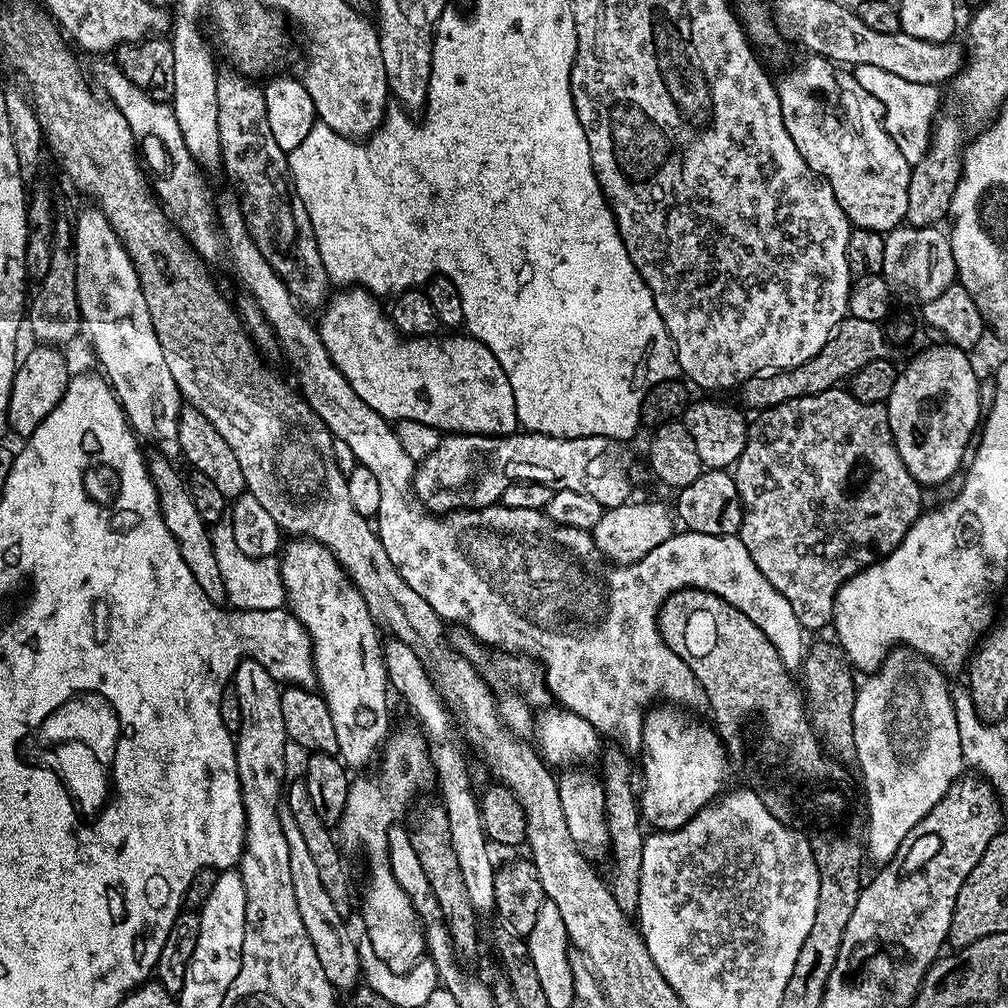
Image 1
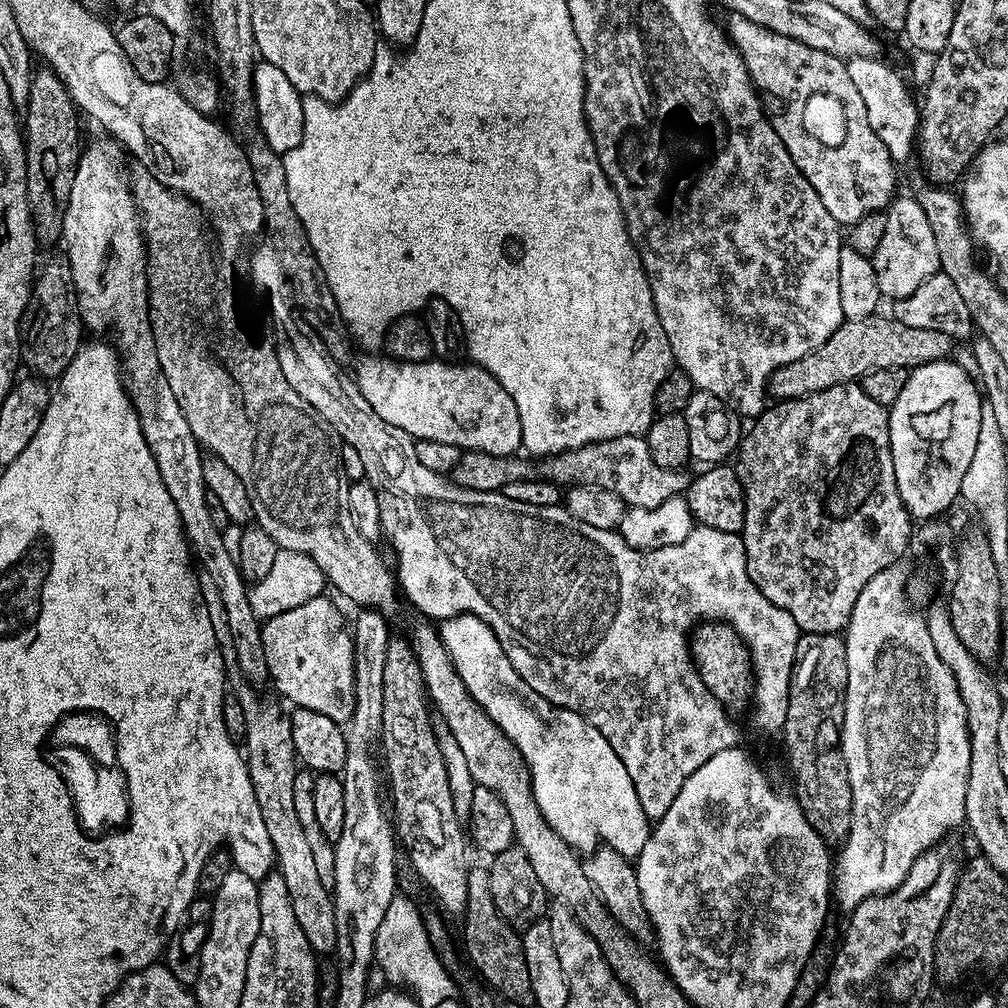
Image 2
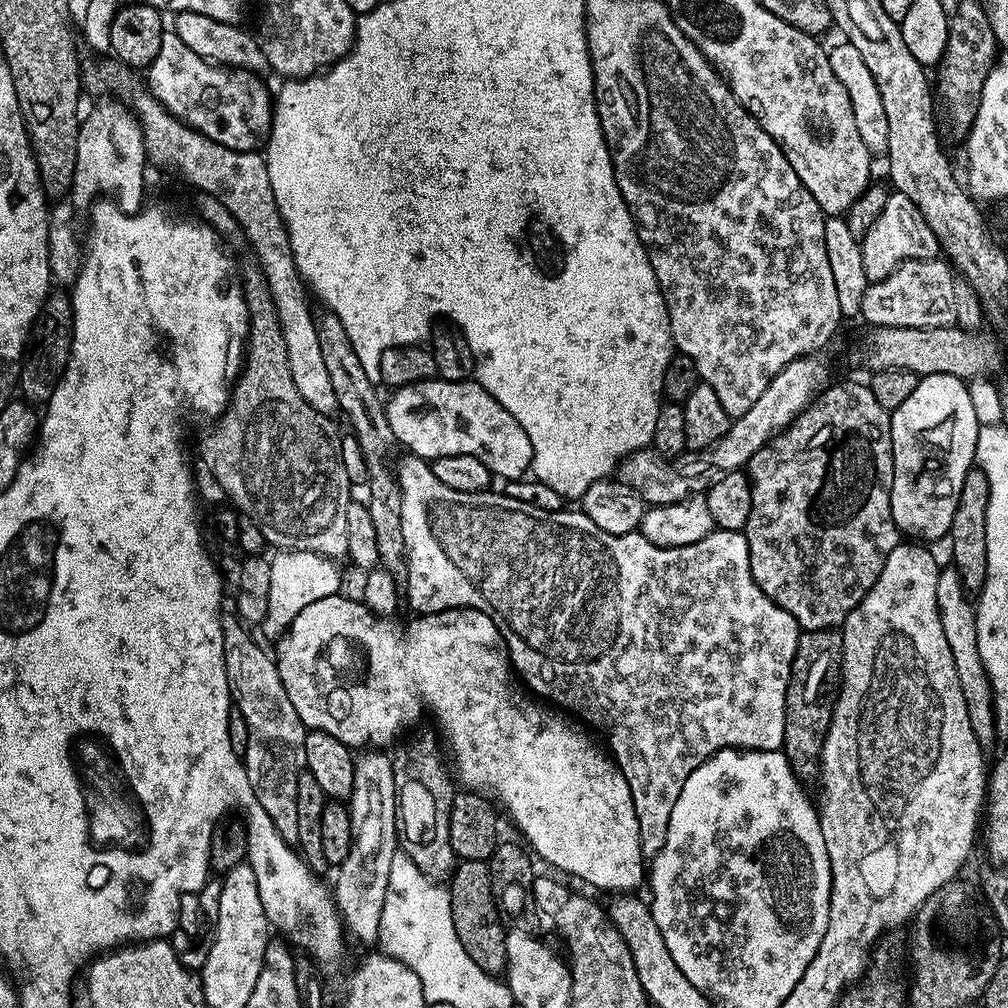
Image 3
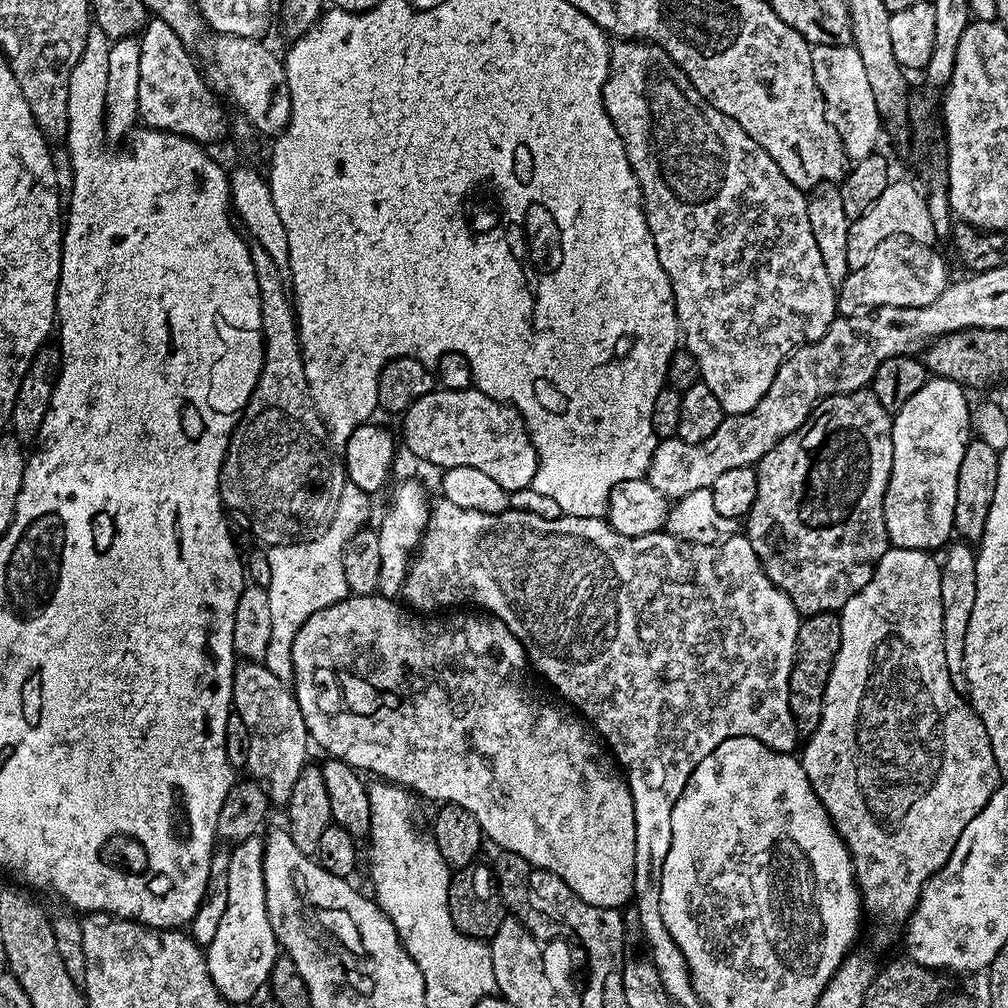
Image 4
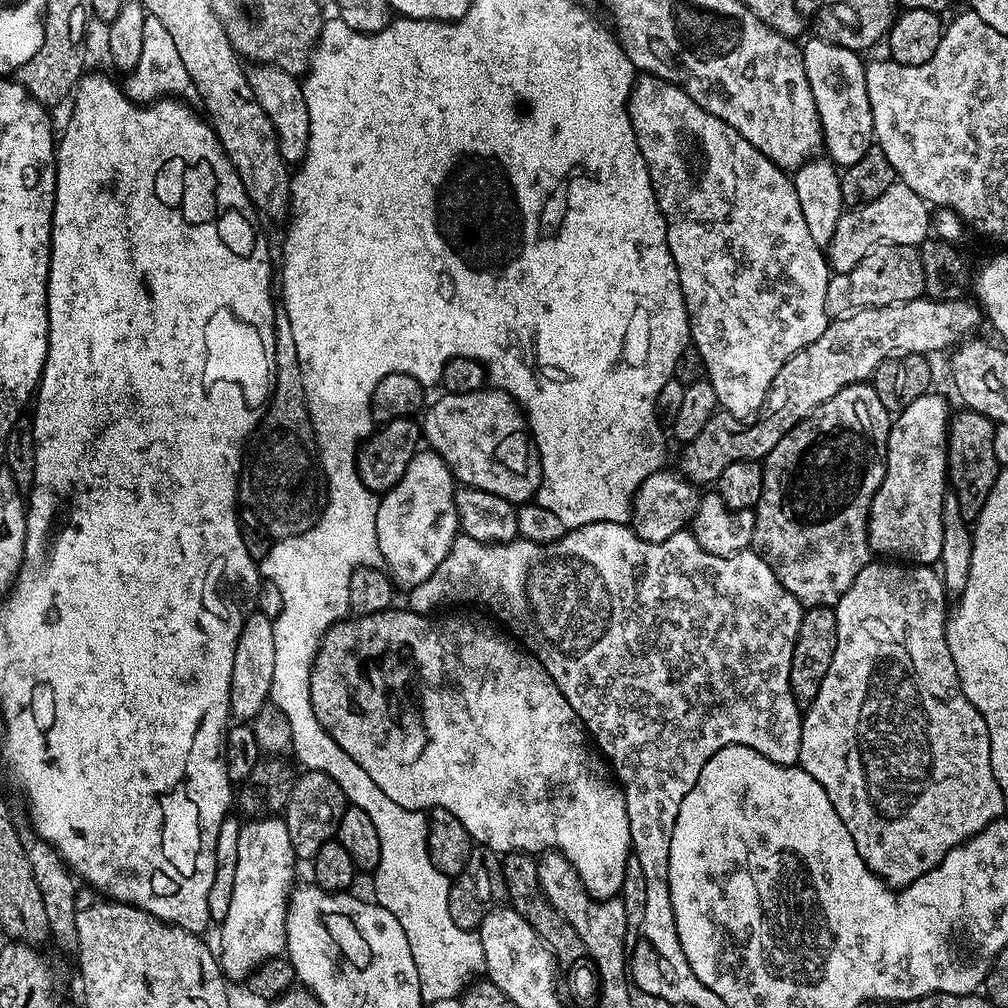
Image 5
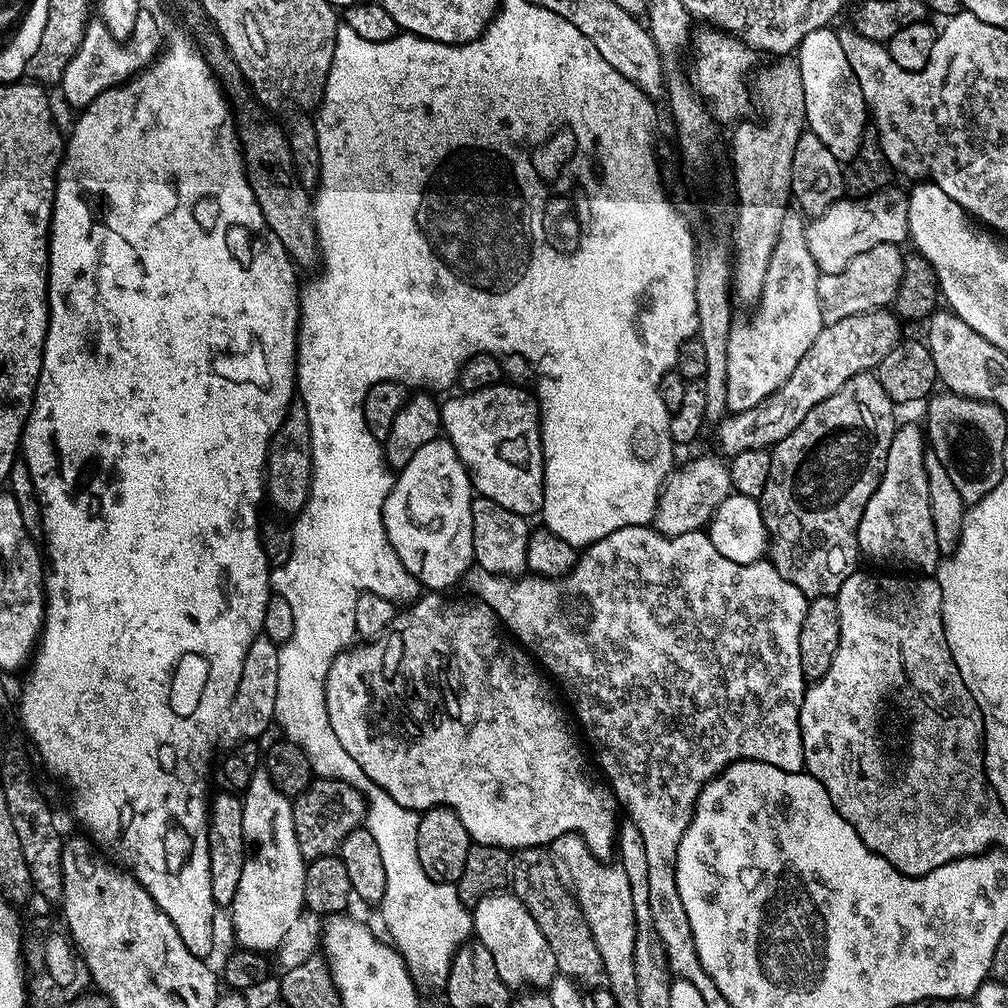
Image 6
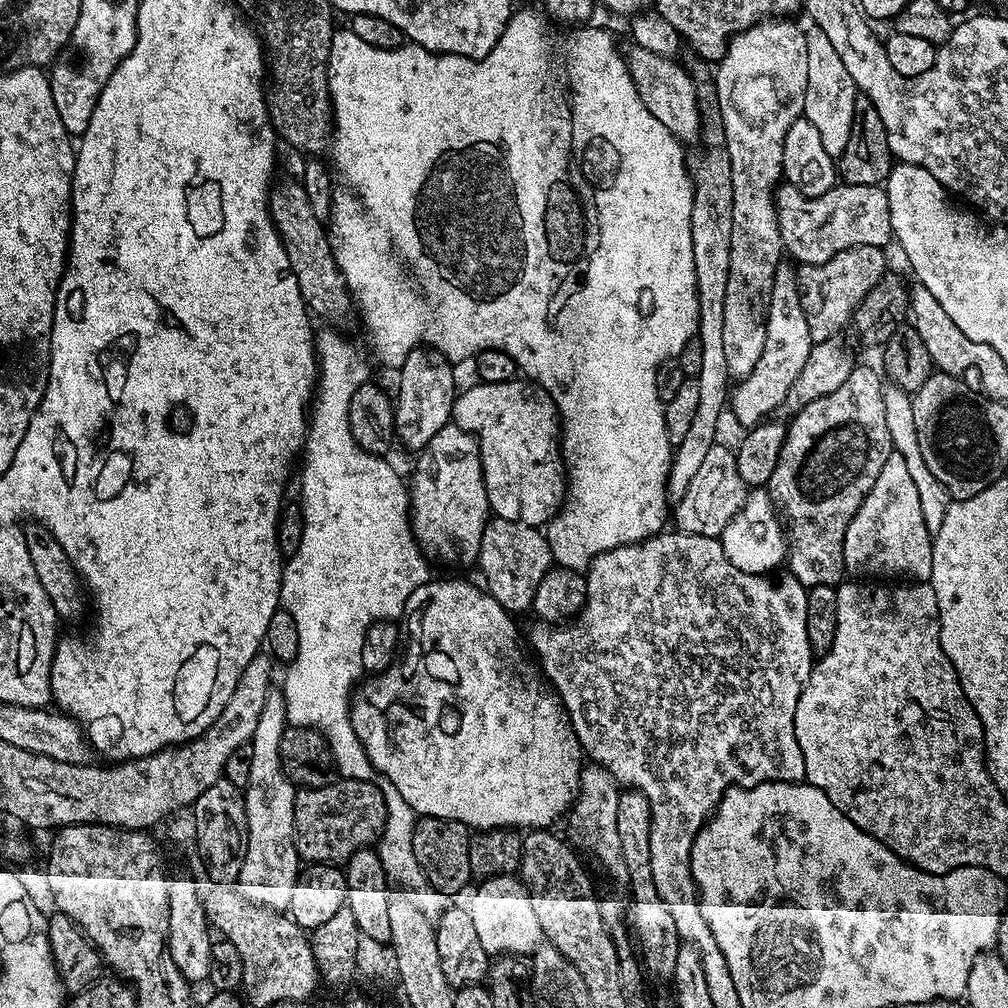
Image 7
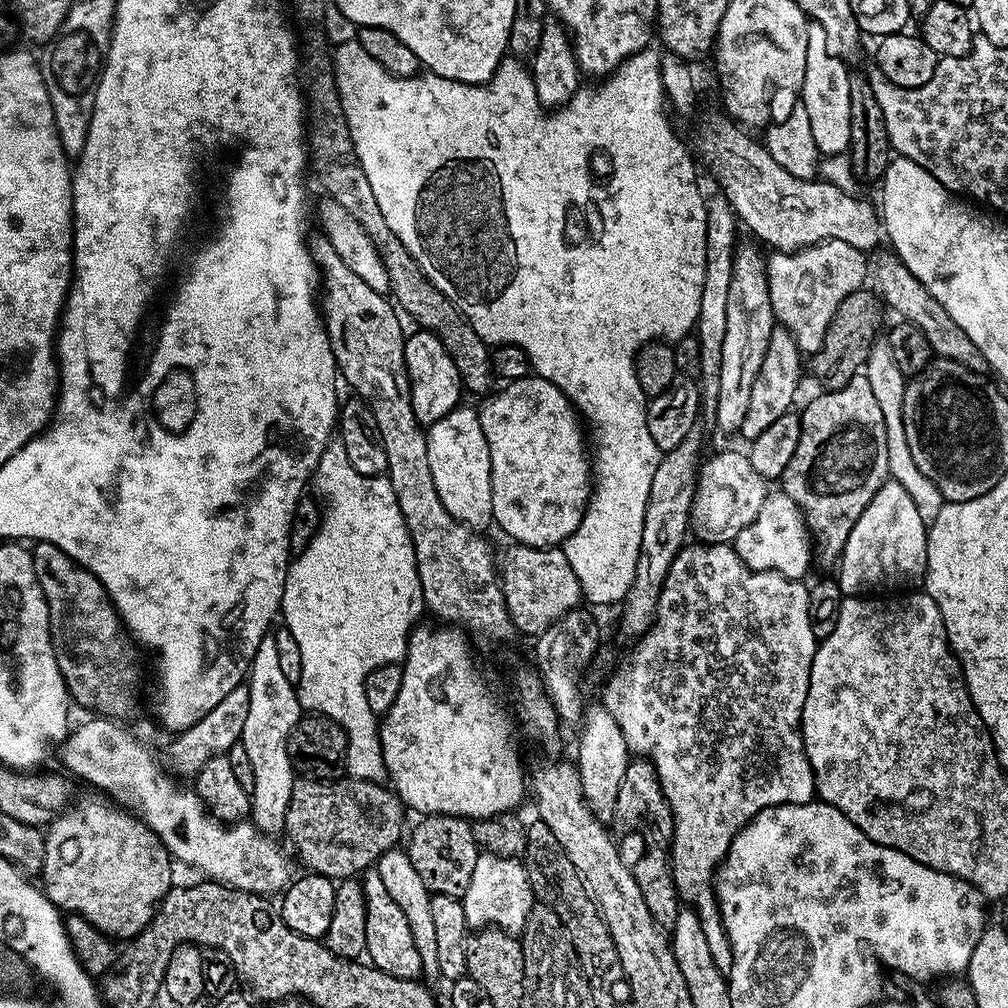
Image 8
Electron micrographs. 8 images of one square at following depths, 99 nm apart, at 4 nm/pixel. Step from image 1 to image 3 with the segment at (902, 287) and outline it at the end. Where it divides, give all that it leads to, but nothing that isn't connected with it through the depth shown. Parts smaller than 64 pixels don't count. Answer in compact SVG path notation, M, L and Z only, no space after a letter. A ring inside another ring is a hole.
M897 191L889 193L882 214L860 241L862 264L866 269L869 283L882 281L905 260L937 259L941 251L934 232L922 218L919 208L912 200Z

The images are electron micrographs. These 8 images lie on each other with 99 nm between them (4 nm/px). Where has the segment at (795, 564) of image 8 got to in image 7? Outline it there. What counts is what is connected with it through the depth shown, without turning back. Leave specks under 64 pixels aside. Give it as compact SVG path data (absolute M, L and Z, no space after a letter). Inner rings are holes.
M767 487L751 489L745 495L742 510L730 518L726 530L718 539L726 558L730 558L730 562L734 562L734 566L746 574L762 576L779 569L776 567L785 563L786 533Z

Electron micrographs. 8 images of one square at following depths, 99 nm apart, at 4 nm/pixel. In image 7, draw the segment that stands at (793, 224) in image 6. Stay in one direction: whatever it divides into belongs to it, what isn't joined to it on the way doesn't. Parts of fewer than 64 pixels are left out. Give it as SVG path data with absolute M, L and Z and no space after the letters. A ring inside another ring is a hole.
M782 262L774 274L774 286L770 294L768 307L768 325L766 326L766 346L762 350L762 358L758 358L758 366L750 370L748 376L739 381L740 384L730 392L730 416L745 429L755 428L757 424L767 421L772 411L783 409L784 399L794 386L798 374L802 374L802 366L806 366L806 358L810 358L812 349L810 326L806 326L806 318L800 301L798 272L791 263Z

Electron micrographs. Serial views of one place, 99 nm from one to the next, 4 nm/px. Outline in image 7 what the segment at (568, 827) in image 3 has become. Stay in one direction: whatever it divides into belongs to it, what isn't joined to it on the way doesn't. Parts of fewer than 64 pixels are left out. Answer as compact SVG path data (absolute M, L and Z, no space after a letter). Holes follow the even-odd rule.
M432 578L427 584L418 586L414 594L410 594L402 617L402 651L399 653L398 662L392 663L385 672L368 678L368 681L365 679L355 689L351 699L354 734L358 734L358 742L362 742L377 773L394 782L398 794L402 794L402 798L406 798L413 812L420 816L457 820L470 830L548 830L553 827L552 823L560 815L563 817L576 802L576 794L580 790L580 769L585 763L586 753L580 747L580 739L574 730L572 719L568 717L568 711L564 709L560 695L549 684L539 663L530 655L522 639L522 632L516 629L516 624L512 621L515 620L513 613L506 611L492 597L491 592L477 584L471 584L468 580Z

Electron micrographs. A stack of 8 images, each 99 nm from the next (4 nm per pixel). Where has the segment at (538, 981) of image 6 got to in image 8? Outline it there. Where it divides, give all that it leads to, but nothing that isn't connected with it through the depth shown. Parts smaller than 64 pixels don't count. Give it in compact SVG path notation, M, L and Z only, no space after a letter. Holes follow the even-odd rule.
M481 851L474 866L474 878L470 878L470 886L462 903L469 929L479 930L491 926L519 934L524 931L524 923L534 903L528 871L519 859L511 860L495 856L492 852Z

